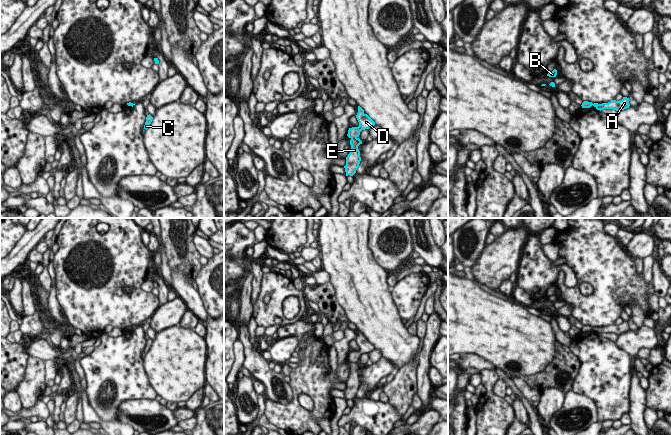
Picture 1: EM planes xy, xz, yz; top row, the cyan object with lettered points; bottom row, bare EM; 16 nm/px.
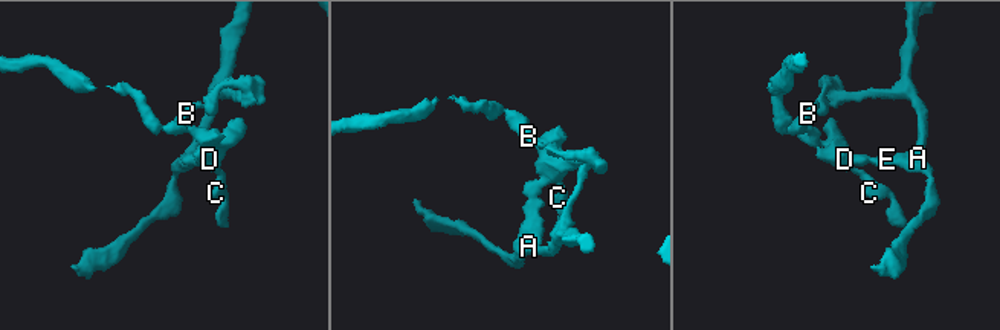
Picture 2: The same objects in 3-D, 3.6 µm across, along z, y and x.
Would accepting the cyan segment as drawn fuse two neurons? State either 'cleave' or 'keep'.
cleave

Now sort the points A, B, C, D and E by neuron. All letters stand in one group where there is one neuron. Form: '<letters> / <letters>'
A E / B C D

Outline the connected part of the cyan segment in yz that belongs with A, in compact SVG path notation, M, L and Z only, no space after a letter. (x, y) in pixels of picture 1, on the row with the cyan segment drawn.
M623 97L622 100L616 101L616 100L611 100L608 103L594 103L592 104L597 110L603 110L603 109L613 109L616 110L617 112L620 112L621 110L629 108L629 98Z

